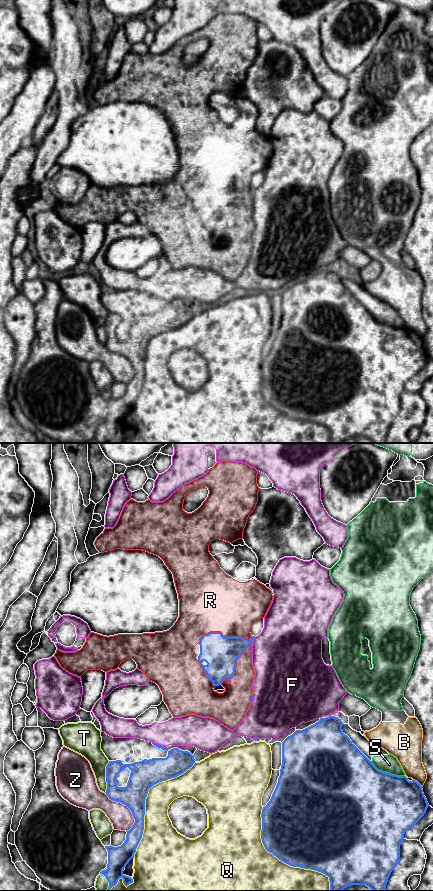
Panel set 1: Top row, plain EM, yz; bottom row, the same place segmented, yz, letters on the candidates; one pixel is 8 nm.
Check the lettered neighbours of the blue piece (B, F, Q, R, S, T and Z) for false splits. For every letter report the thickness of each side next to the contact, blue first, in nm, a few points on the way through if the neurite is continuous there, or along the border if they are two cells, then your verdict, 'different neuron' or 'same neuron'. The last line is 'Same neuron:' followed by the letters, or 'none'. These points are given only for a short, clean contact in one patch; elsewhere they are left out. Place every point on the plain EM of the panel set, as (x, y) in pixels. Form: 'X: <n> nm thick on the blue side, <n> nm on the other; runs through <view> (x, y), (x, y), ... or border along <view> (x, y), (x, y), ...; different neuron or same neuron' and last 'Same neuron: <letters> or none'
B: 440 nm thick on the blue side, 200 nm on the other; different neuron
F: 260 nm thick on the blue side, 460 nm on the other; different neuron
Q: 500 nm thick on the blue side, 500 nm on the other; different neuron
R: 280 nm thick on the blue side, 440 nm on the other; different neuron
S: 500 nm thick on the blue side, 140 nm on the other; different neuron
T: 170 nm thick on the blue side, 160 nm on the other; different neuron
Z: 200 nm thick on the blue side, 190 nm on the other; different neuron
Same neuron: none

